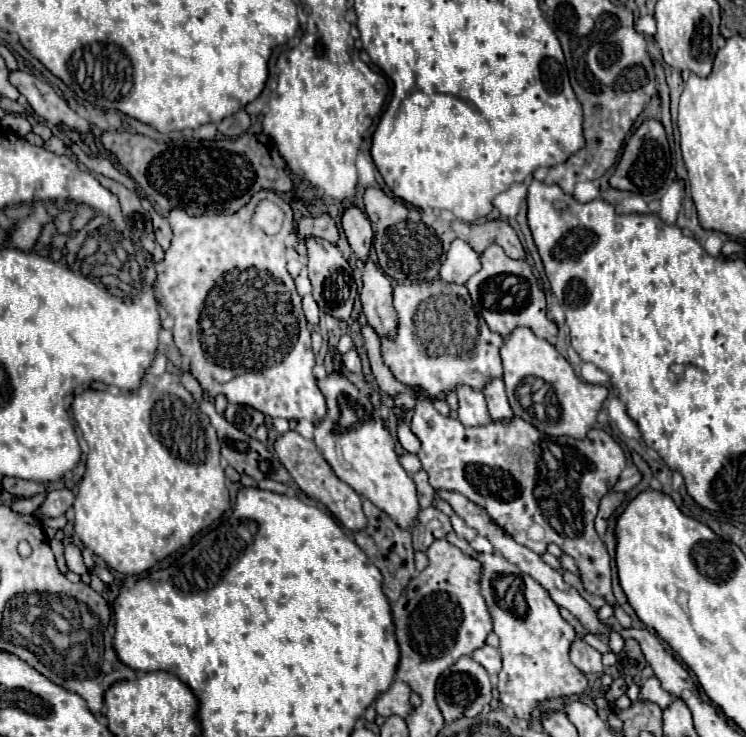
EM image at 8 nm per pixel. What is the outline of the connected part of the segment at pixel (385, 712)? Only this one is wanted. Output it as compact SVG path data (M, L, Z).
M394 681L384 693L380 693L376 697L374 705L382 717L390 717L392 713L406 717L410 713L410 701L408 699L410 699L410 687L402 681Z

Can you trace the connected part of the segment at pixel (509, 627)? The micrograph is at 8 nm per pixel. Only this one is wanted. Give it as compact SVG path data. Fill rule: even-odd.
M498 551L474 553L474 557L482 563L480 593L492 615L494 633L500 637L502 671L498 673L498 691L502 705L520 721L528 721L542 699L582 693L588 681L568 659L574 629L560 617L558 605L538 581L524 575L514 563L508 563Z

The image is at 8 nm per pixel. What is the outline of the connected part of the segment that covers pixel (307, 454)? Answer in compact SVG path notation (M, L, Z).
M286 431L284 435L278 435L274 439L274 445L272 445L272 453L280 459L280 463L288 469L288 473L294 477L296 485L312 499L320 501L322 505L326 505L326 509L350 531L358 531L358 529L364 529L366 527L366 517L362 513L362 501L360 501L360 495L348 485L348 483L342 483L334 473L332 469L328 469L328 463L326 459L322 457L322 453L318 451L318 447L314 445L314 441L310 439L304 439L300 437L296 431Z

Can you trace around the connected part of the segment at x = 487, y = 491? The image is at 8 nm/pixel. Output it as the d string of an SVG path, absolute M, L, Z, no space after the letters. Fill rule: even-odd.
M416 399L416 413L410 427L422 441L420 461L434 489L450 489L462 493L472 503L484 507L492 521L502 527L516 543L536 553L542 553L548 543L556 543L576 561L576 567L582 571L584 589L592 595L604 597L606 603L618 605L610 587L610 555L594 531L594 517L600 499L612 489L620 471L624 469L626 457L622 447L604 429L592 427L584 439L572 439L568 435L550 439L542 431L536 431L536 427L530 423L524 423L520 417L512 417L508 423L490 421L484 427L464 427L460 419L440 415L430 399ZM532 525L542 527L542 539L536 541L528 537L528 529Z

